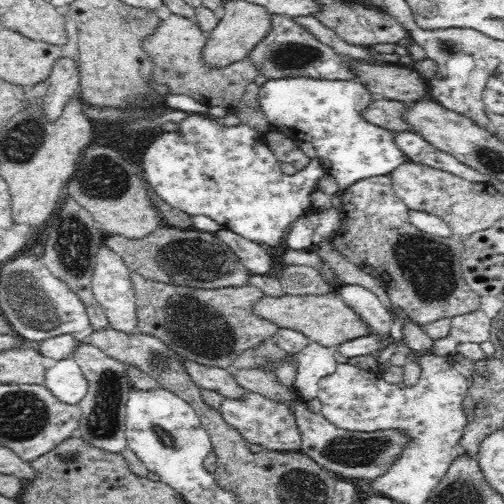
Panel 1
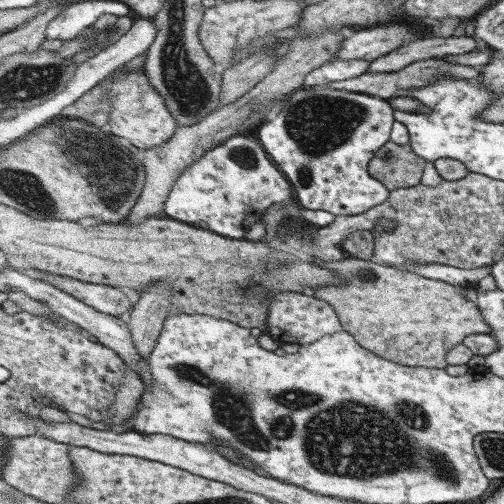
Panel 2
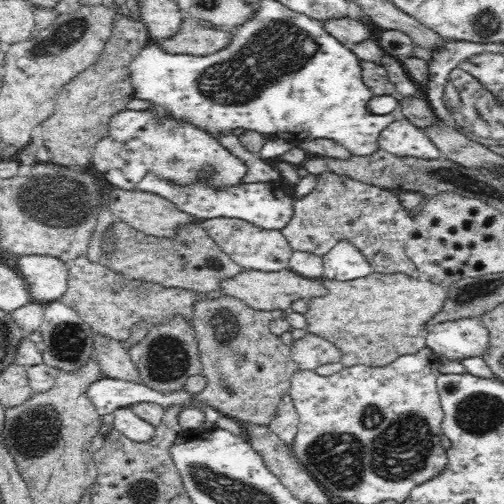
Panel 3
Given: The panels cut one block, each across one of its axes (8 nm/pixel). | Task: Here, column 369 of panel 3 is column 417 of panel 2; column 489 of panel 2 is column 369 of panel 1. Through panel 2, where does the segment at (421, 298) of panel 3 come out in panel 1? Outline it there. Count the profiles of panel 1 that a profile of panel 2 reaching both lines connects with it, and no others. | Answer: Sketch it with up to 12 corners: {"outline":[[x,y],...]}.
{"outline":[[338,292],[264,296],[254,314],[326,348],[370,334]]}

